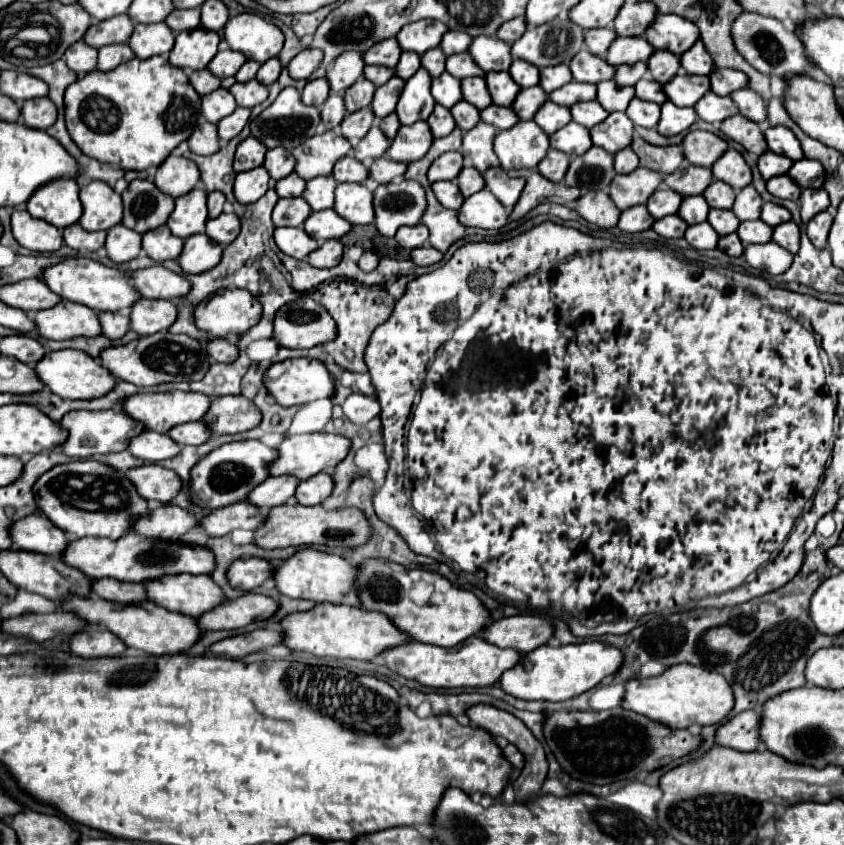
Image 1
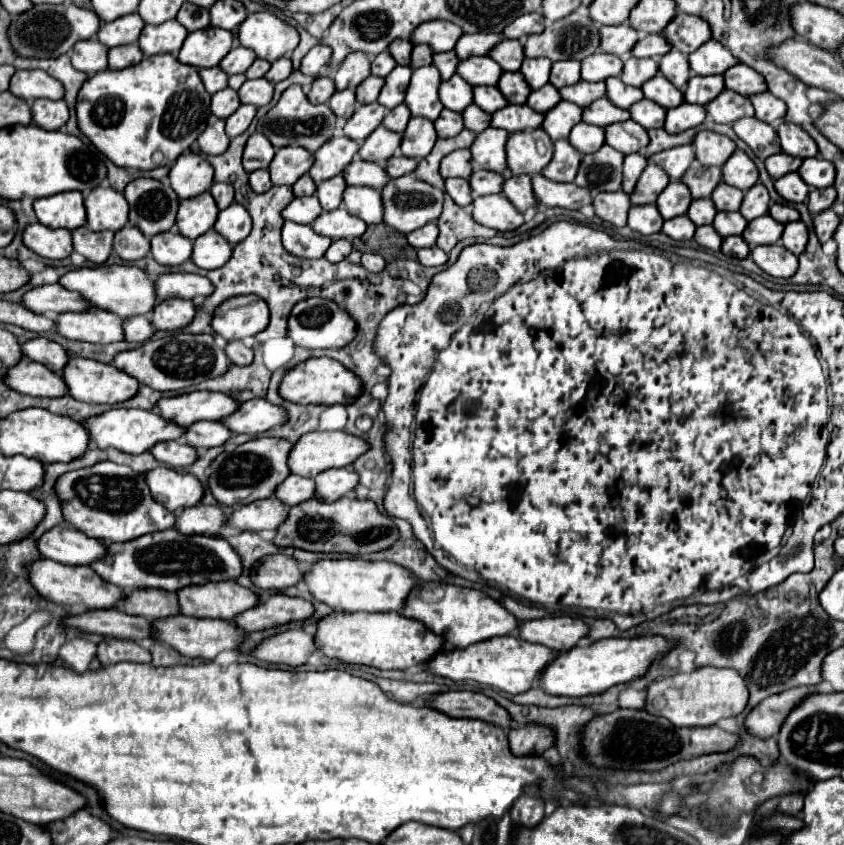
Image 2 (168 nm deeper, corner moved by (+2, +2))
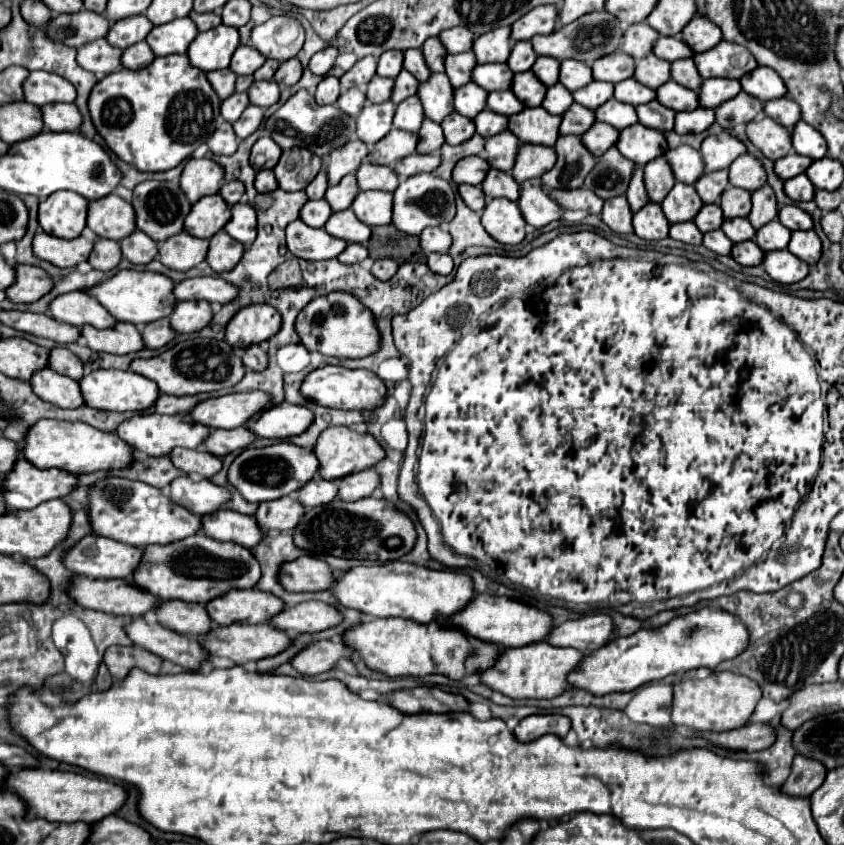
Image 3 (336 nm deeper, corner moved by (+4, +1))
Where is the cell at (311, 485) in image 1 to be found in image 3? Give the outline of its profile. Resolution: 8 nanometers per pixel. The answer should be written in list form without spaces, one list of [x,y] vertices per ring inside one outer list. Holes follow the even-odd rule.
[[[365,469],[365,473],[351,473],[349,477],[339,481],[343,501],[359,501],[365,497],[371,497],[375,489],[381,485],[379,473],[375,469]]]

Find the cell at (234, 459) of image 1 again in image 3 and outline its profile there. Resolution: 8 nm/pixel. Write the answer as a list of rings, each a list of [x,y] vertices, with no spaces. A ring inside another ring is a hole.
[[[277,443],[263,449],[245,449],[229,467],[229,483],[239,489],[247,501],[263,503],[303,489],[311,479],[317,477],[317,471],[319,459],[311,449],[303,449],[293,443]]]

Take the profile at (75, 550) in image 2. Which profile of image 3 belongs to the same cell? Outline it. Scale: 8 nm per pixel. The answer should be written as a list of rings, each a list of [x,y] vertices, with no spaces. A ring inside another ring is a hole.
[[[89,535],[65,557],[73,573],[91,579],[129,579],[143,559],[143,549],[119,543],[109,537]]]

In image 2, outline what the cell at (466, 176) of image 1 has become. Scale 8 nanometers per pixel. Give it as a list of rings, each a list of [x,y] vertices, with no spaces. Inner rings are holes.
[[[473,170],[469,176],[469,186],[473,196],[485,196],[485,194],[499,194],[501,192],[501,174],[487,172],[487,170]]]

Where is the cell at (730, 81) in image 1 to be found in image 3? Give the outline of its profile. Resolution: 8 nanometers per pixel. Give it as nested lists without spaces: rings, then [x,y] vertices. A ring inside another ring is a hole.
[[[757,67],[753,73],[747,77],[741,77],[743,91],[761,99],[761,101],[771,101],[787,95],[785,81],[769,67]]]

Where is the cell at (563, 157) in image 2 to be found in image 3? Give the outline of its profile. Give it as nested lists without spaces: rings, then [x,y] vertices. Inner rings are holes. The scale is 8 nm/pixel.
[[[561,135],[555,145],[557,163],[541,177],[547,189],[579,189],[595,167],[597,159],[583,145],[579,135]]]

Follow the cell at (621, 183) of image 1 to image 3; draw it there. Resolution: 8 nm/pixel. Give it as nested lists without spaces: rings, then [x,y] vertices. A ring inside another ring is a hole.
[[[657,157],[645,165],[645,187],[653,203],[661,203],[665,195],[673,189],[673,185],[675,185],[673,169],[665,157]]]

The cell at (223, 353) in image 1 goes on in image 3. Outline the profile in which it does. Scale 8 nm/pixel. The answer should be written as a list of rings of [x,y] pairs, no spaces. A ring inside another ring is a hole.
[[[251,345],[249,349],[245,349],[243,361],[245,361],[245,367],[251,371],[265,371],[269,365],[267,351],[261,345]]]

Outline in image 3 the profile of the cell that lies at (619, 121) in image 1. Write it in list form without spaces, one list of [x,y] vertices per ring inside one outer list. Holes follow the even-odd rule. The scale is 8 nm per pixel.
[[[641,123],[625,127],[617,141],[617,149],[637,165],[647,165],[649,161],[661,157],[667,151],[667,139],[661,131],[649,129]]]

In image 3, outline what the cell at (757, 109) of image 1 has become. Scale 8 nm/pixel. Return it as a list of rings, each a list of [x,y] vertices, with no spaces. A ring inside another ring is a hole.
[[[781,97],[765,103],[765,115],[769,115],[787,129],[793,129],[801,121],[801,107],[793,99]]]

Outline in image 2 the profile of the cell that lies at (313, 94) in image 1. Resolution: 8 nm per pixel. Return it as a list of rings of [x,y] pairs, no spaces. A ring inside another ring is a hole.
[[[315,78],[311,92],[307,94],[311,104],[319,104],[319,102],[327,102],[335,92],[335,84],[331,78]]]

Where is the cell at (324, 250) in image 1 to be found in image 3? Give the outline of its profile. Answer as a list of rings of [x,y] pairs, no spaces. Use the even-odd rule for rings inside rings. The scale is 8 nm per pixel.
[[[351,243],[347,245],[345,253],[341,253],[341,257],[337,257],[341,263],[361,263],[363,259],[369,257],[369,251],[365,245],[359,245],[359,243]]]

